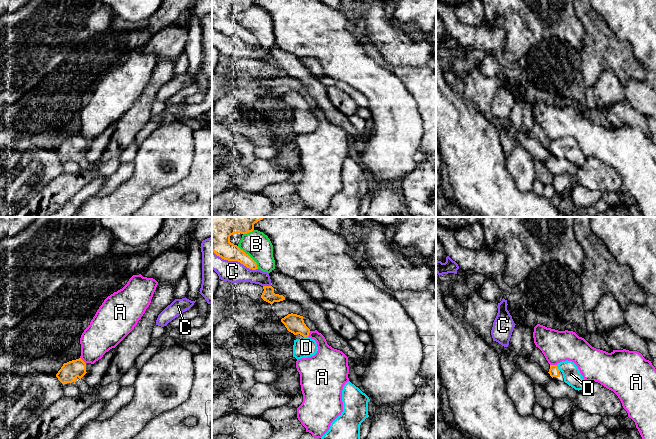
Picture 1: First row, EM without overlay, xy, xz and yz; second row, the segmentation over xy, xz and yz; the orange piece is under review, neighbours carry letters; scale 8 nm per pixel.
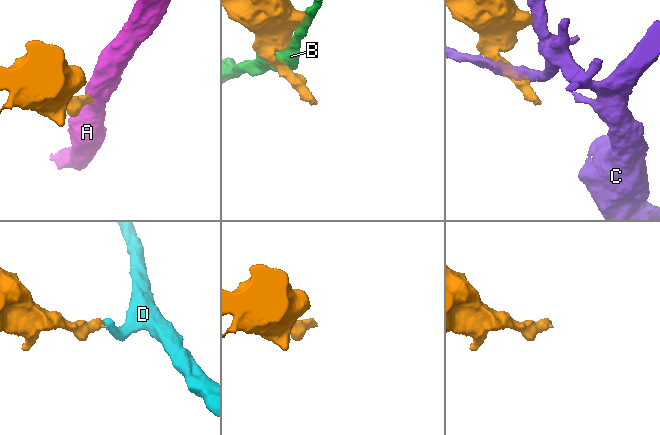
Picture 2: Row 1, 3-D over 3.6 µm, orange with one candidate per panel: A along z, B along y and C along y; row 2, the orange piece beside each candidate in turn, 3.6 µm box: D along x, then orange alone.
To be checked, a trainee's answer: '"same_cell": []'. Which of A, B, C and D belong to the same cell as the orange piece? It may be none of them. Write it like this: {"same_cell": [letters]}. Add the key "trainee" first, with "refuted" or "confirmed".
{"trainee": "refuted", "same_cell": ["D"]}

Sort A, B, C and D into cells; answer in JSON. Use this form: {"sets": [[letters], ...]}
{"sets": [["A"], ["B"], ["C"], ["D"]]}

